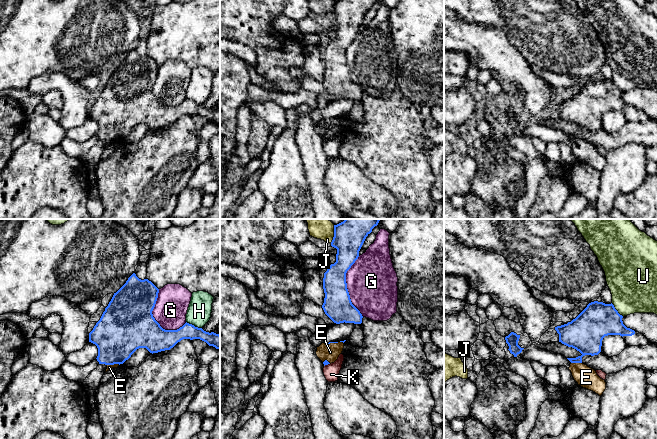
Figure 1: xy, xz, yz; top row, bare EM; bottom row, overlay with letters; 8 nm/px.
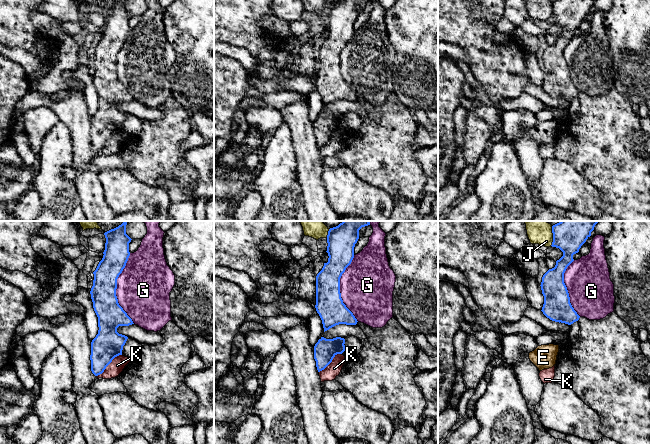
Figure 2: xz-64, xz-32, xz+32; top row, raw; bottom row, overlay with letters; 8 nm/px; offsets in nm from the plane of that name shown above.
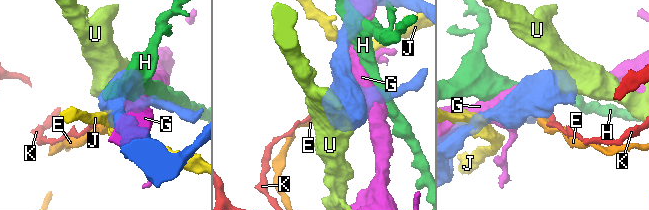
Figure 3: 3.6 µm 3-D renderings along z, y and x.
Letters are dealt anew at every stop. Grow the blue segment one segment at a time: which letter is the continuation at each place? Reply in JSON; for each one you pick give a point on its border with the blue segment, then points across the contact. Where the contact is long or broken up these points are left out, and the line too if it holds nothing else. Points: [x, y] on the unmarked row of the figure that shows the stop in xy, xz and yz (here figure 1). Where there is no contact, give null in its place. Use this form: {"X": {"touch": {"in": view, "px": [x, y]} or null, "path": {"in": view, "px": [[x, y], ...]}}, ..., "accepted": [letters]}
{"accepted": []}

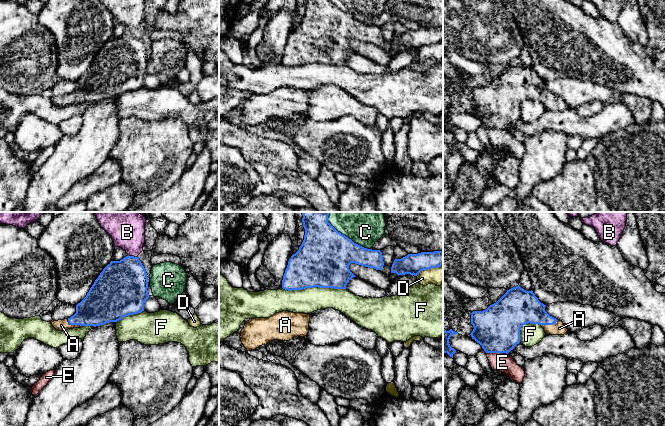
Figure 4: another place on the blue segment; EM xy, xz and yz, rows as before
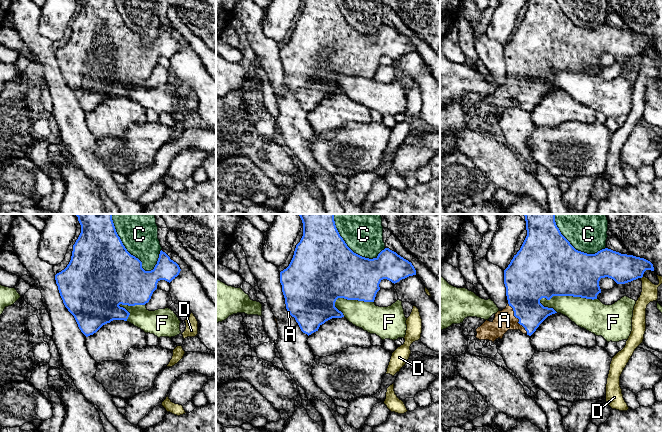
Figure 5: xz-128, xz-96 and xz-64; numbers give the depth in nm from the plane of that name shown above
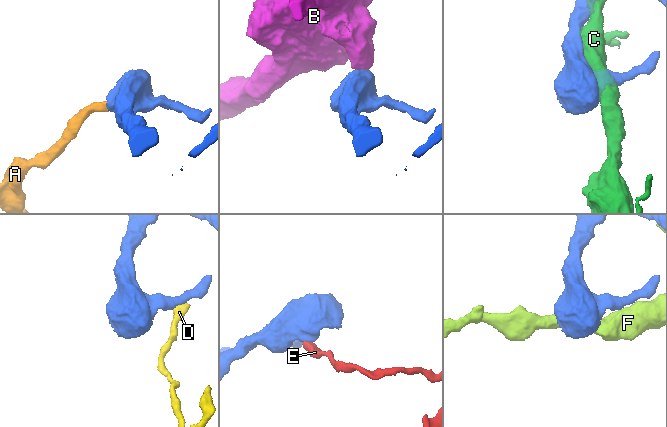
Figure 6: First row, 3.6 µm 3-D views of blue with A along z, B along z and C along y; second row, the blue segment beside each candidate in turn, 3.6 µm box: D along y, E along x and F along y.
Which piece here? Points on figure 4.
{"A": {"touch": {"in": "xy", "px": [74, 100]}, "path": {"in": "xy", "px": [[99, 83], [74, 100], [61, 101]]}}, "accepted": ["A"]}

